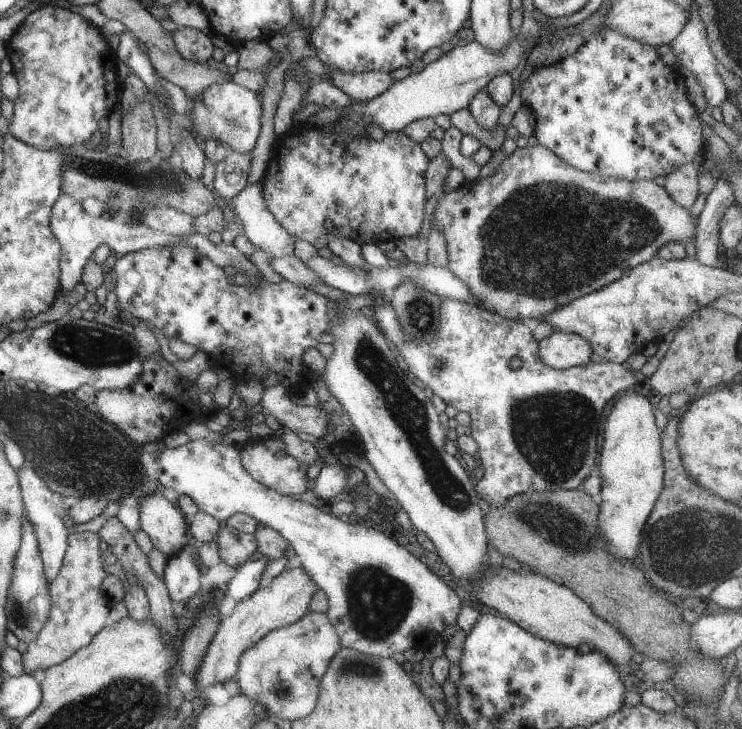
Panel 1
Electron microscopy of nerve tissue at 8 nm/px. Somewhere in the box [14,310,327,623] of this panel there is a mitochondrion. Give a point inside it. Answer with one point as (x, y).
(104, 350)

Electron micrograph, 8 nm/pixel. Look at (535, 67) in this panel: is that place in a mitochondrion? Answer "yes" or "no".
no

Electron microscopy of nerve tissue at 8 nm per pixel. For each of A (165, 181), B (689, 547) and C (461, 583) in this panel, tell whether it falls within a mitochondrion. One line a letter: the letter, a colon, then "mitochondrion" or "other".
A: mitochondrion
B: mitochondrion
C: other

